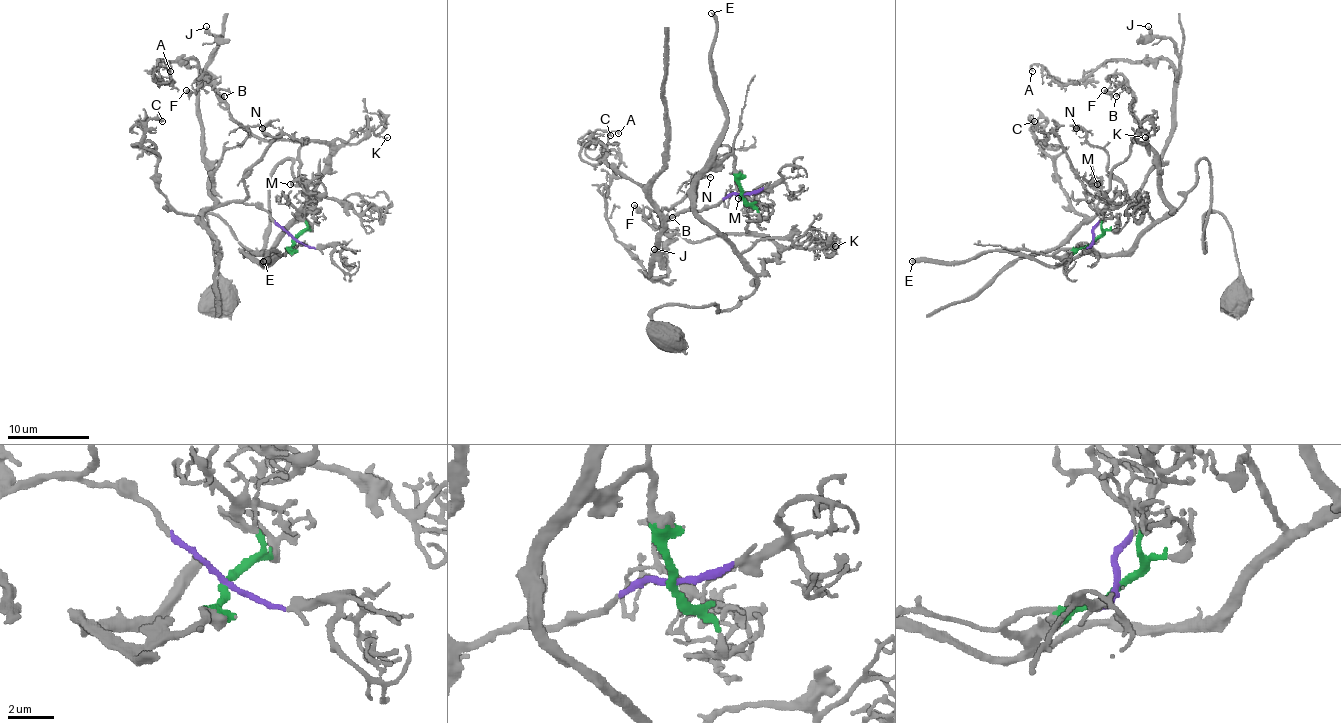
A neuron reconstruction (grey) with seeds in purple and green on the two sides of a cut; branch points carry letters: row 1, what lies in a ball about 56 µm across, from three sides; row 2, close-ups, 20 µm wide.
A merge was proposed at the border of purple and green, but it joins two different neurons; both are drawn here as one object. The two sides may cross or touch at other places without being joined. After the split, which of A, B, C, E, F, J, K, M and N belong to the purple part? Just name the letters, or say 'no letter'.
A, C, J, N

